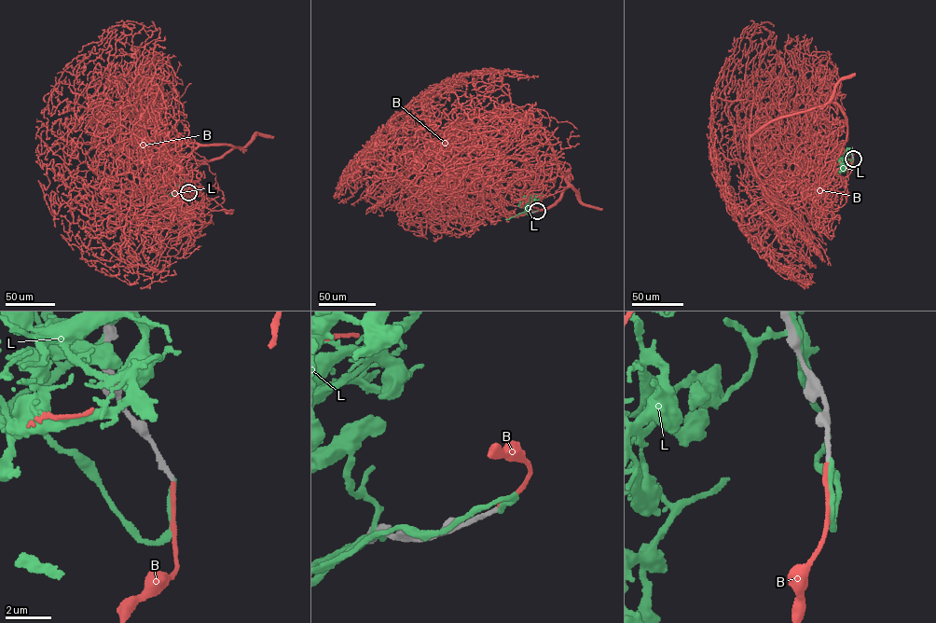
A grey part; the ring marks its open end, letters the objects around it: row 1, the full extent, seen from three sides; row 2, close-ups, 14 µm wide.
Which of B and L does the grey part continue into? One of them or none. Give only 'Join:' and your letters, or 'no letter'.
Join: B

